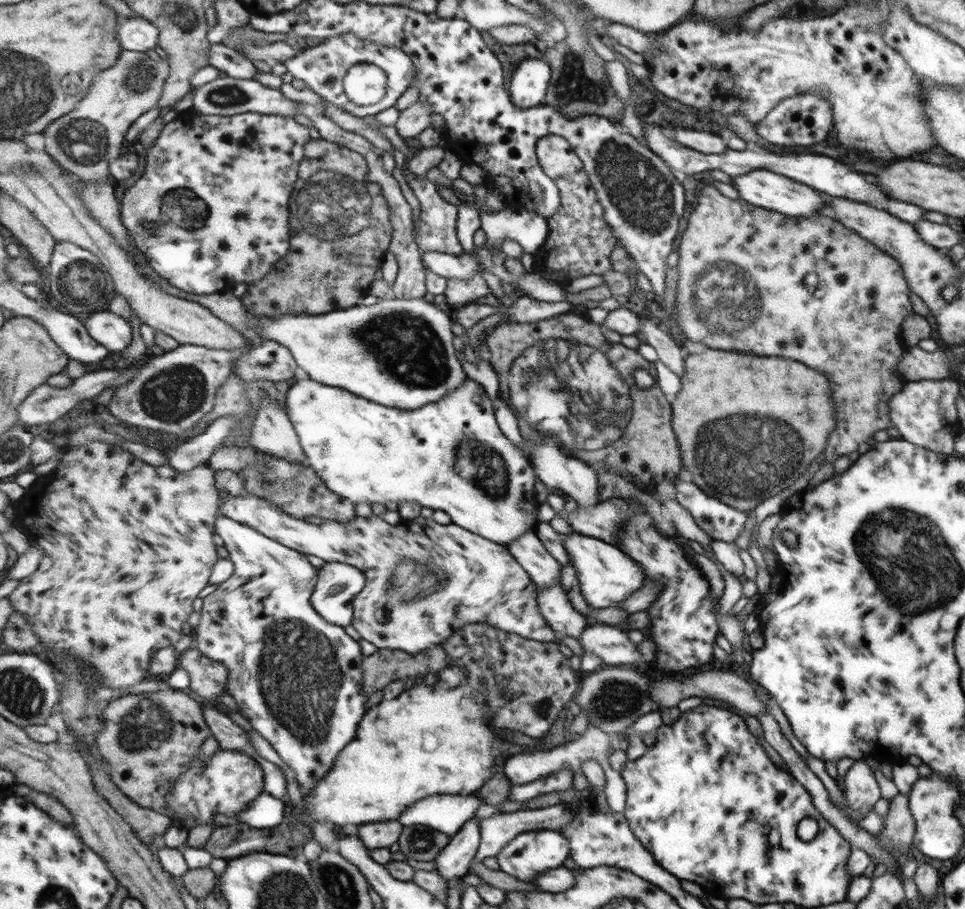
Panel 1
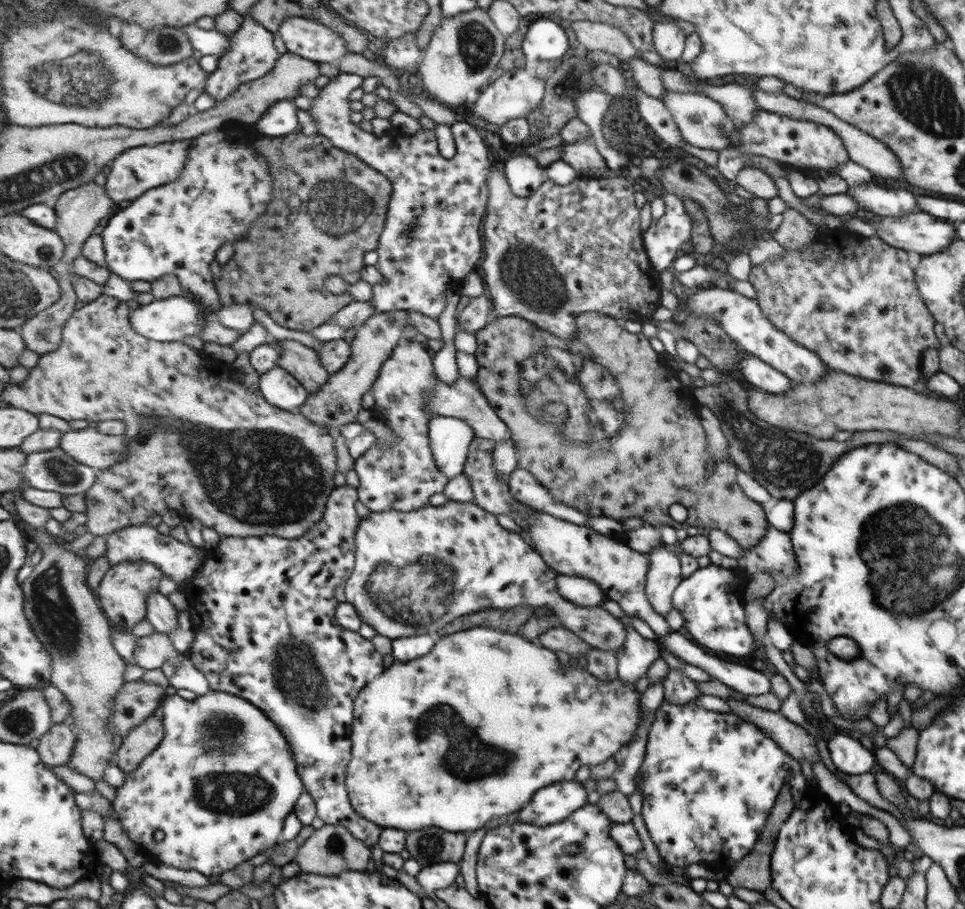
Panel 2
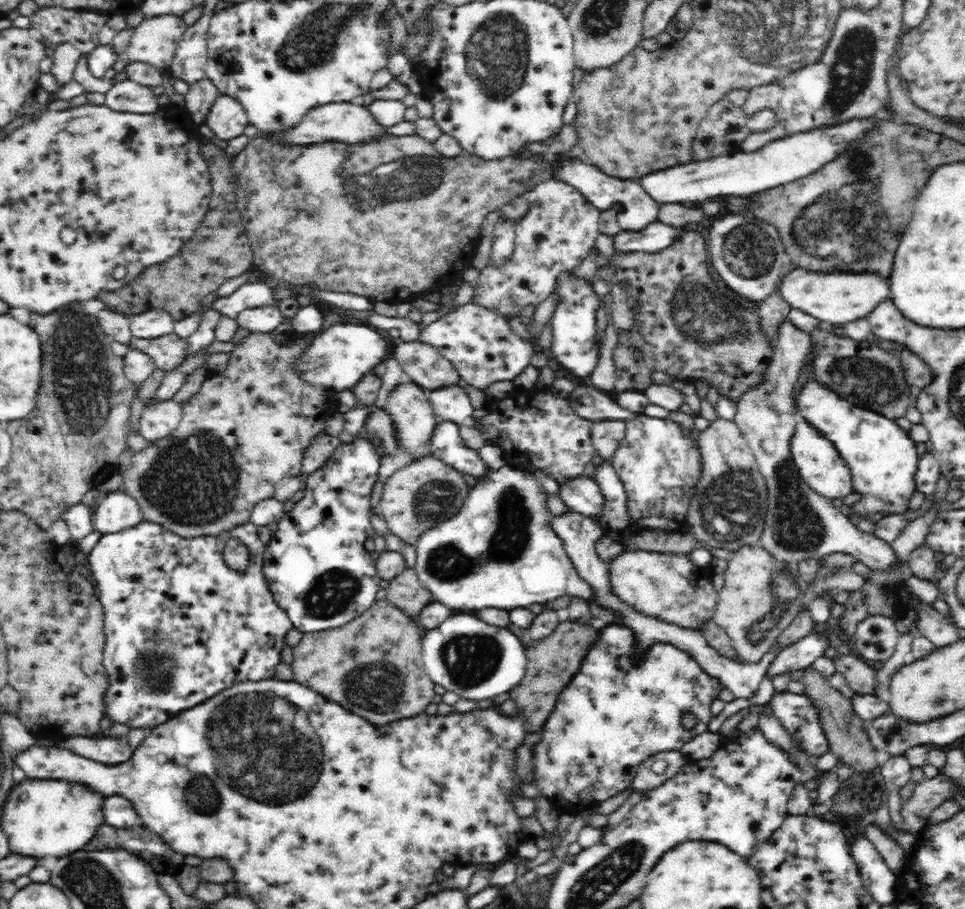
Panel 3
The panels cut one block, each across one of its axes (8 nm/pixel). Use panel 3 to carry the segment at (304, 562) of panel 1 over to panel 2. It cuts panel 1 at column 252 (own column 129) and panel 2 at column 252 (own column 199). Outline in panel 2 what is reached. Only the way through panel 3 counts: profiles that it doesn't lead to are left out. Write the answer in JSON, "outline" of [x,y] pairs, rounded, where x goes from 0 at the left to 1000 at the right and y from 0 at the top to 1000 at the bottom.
{"outline":[[[350,536],[339,563],[318,589],[296,593],[279,589],[256,592],[230,591],[224,617],[211,623],[197,638],[198,671],[203,685],[203,704],[195,719],[216,744],[221,759],[240,761],[268,776],[297,810],[303,828],[311,840],[318,870],[326,876],[331,898],[340,906],[356,908],[385,934],[396,911],[389,903],[371,898],[365,884],[360,853],[367,828],[368,770],[371,762],[396,735],[396,719],[371,694],[352,686],[348,645],[359,646],[369,625],[369,537]]]}

